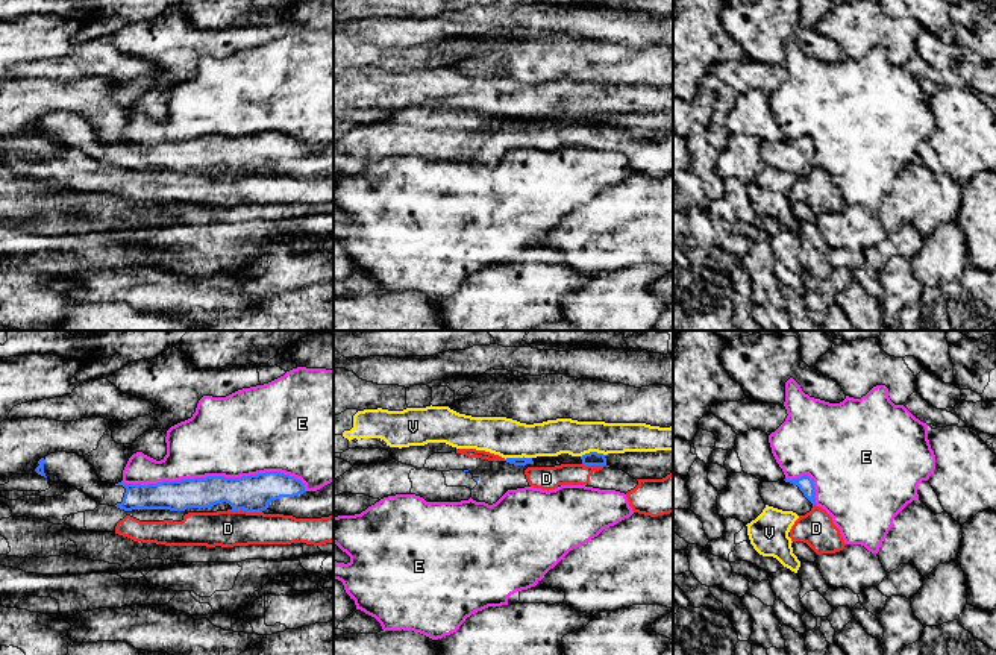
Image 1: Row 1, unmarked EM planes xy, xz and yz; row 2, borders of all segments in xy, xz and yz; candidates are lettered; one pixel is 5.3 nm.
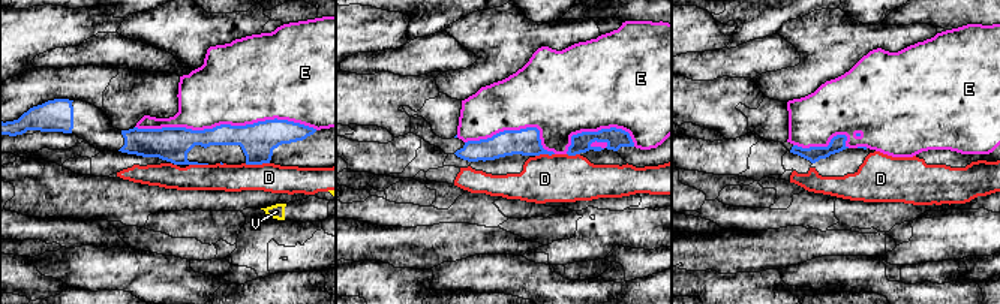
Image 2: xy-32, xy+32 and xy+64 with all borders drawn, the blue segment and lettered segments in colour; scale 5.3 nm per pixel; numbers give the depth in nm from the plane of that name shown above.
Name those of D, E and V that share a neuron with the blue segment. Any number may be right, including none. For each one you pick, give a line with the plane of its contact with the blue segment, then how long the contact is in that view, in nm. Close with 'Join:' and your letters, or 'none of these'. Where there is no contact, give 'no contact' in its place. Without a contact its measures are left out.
Join: none of these

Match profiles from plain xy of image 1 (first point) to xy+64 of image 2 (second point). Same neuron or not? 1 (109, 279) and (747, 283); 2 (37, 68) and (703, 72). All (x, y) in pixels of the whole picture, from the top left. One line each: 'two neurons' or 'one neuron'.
1: two neurons
2: one neuron

